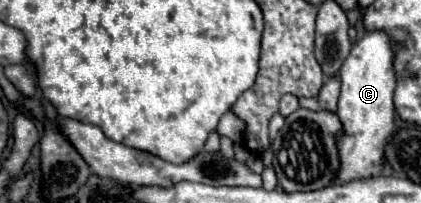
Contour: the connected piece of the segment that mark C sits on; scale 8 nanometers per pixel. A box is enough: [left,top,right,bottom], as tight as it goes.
[335,31,403,183]

